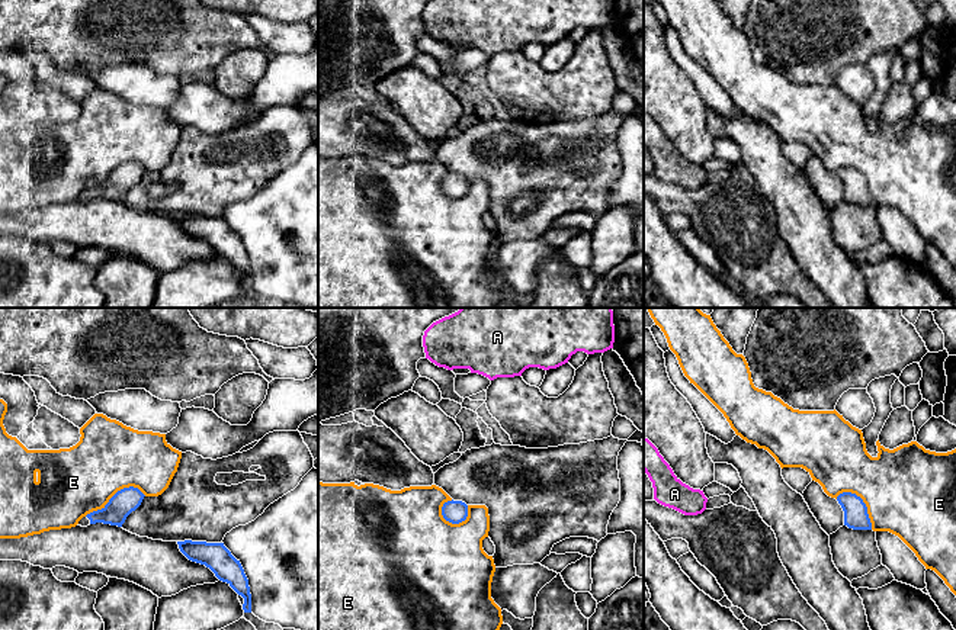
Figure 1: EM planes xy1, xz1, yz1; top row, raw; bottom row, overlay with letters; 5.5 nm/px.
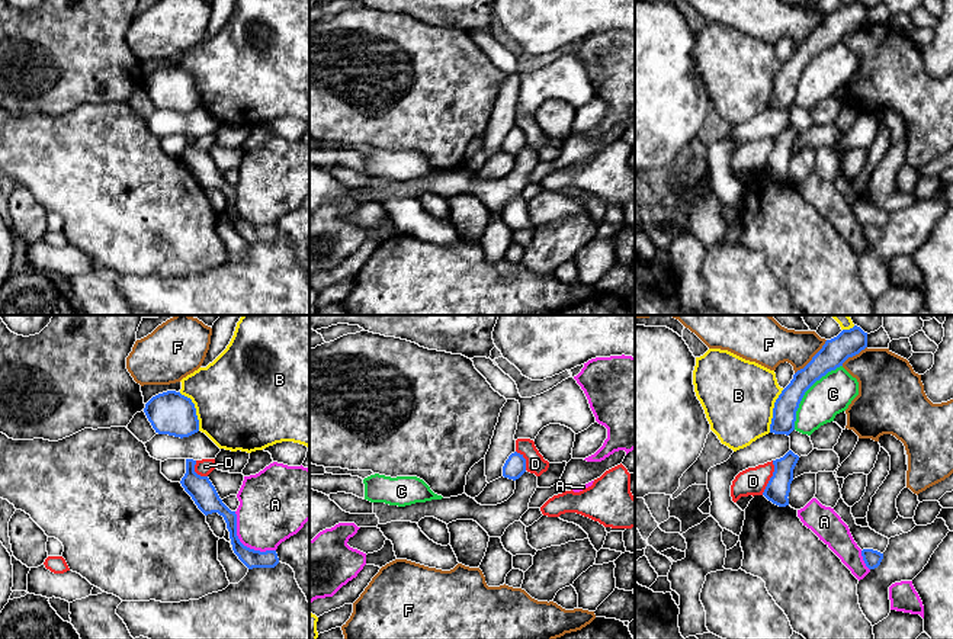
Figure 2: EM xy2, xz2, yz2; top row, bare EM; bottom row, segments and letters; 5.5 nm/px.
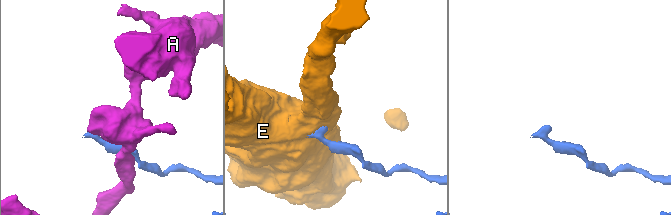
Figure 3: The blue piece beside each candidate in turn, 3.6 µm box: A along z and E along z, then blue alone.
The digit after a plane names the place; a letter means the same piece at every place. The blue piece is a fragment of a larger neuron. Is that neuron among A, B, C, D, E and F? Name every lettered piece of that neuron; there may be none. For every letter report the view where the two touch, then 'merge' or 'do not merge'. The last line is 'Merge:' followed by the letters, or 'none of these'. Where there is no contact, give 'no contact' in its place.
A: xy2 | do not merge
B: xy2 | do not merge
C: yz2 | do not merge
D: yz2 | do not merge
E: xy1 | do not merge
F: yz2 | do not merge
Merge: none of these

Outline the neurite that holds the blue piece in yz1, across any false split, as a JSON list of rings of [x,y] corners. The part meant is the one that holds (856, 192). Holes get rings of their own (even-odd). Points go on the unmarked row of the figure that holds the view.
[[[843,167],[837,171],[844,186],[844,200],[853,205],[872,205],[867,181],[860,171],[851,167]]]

